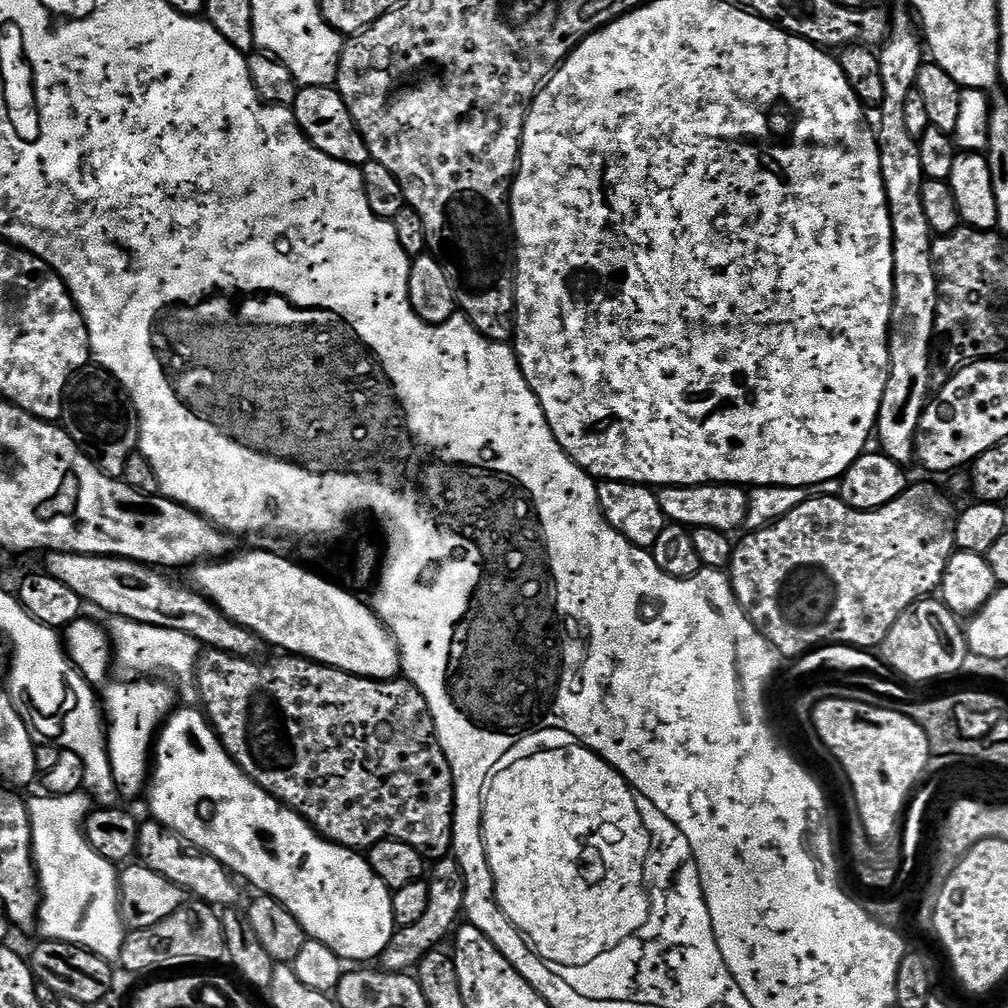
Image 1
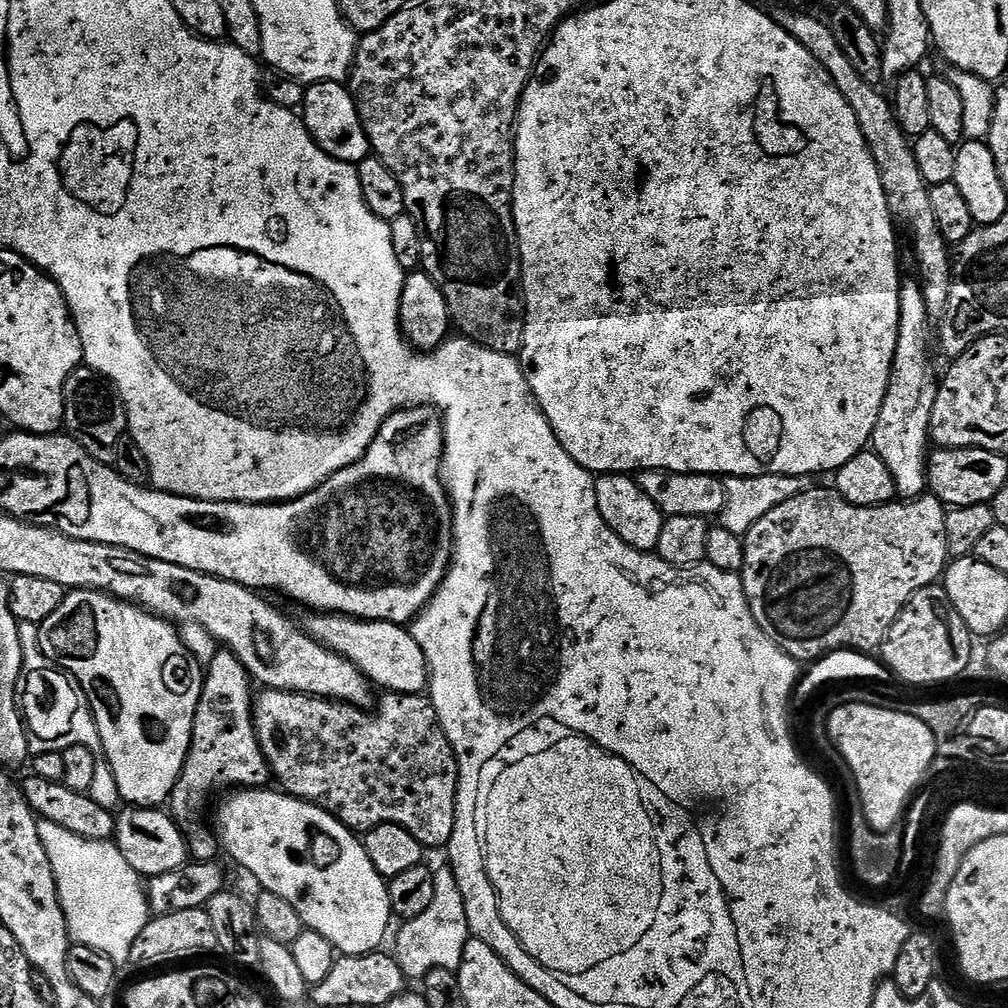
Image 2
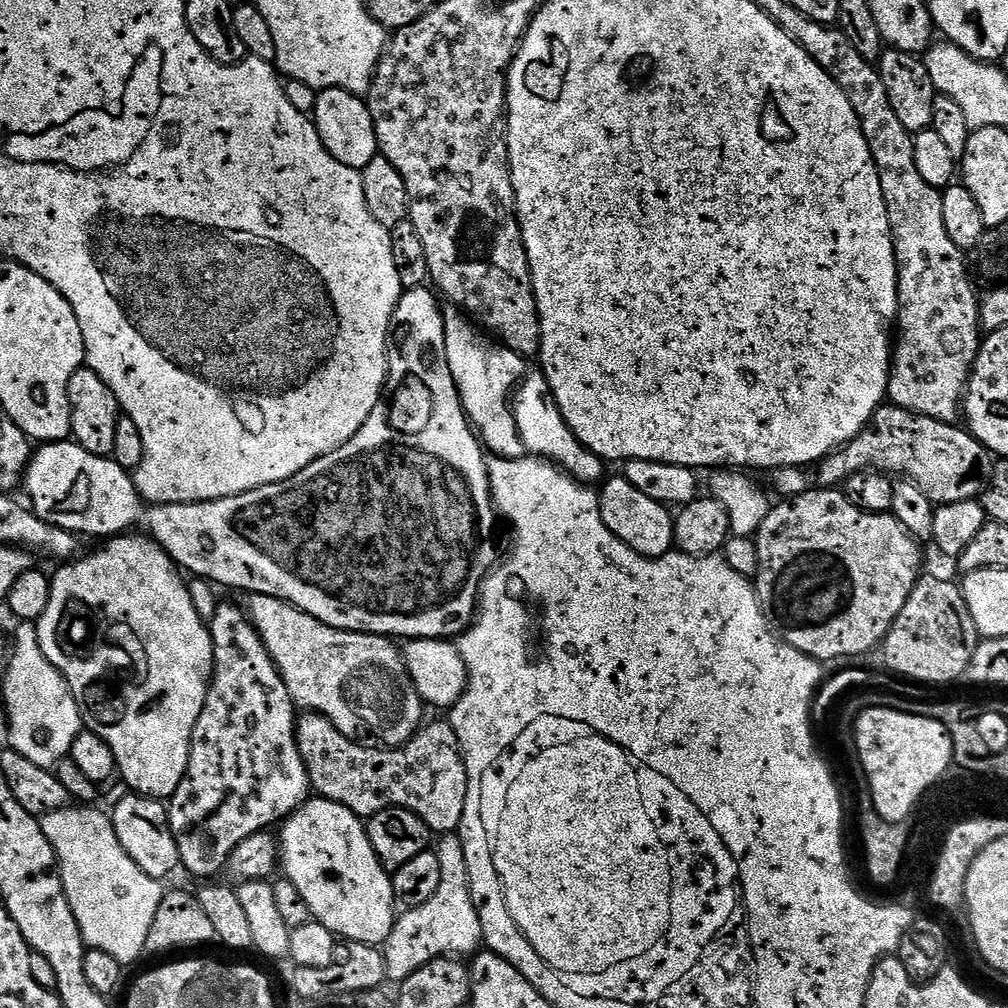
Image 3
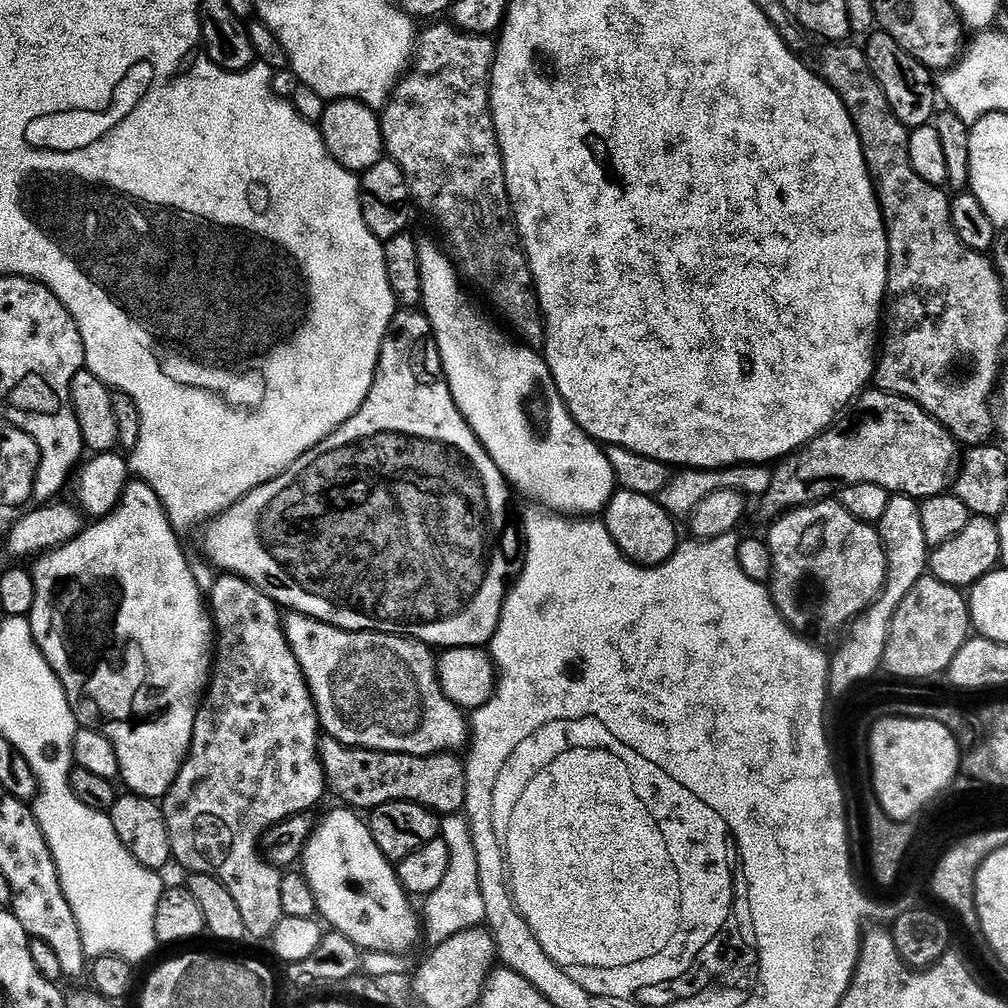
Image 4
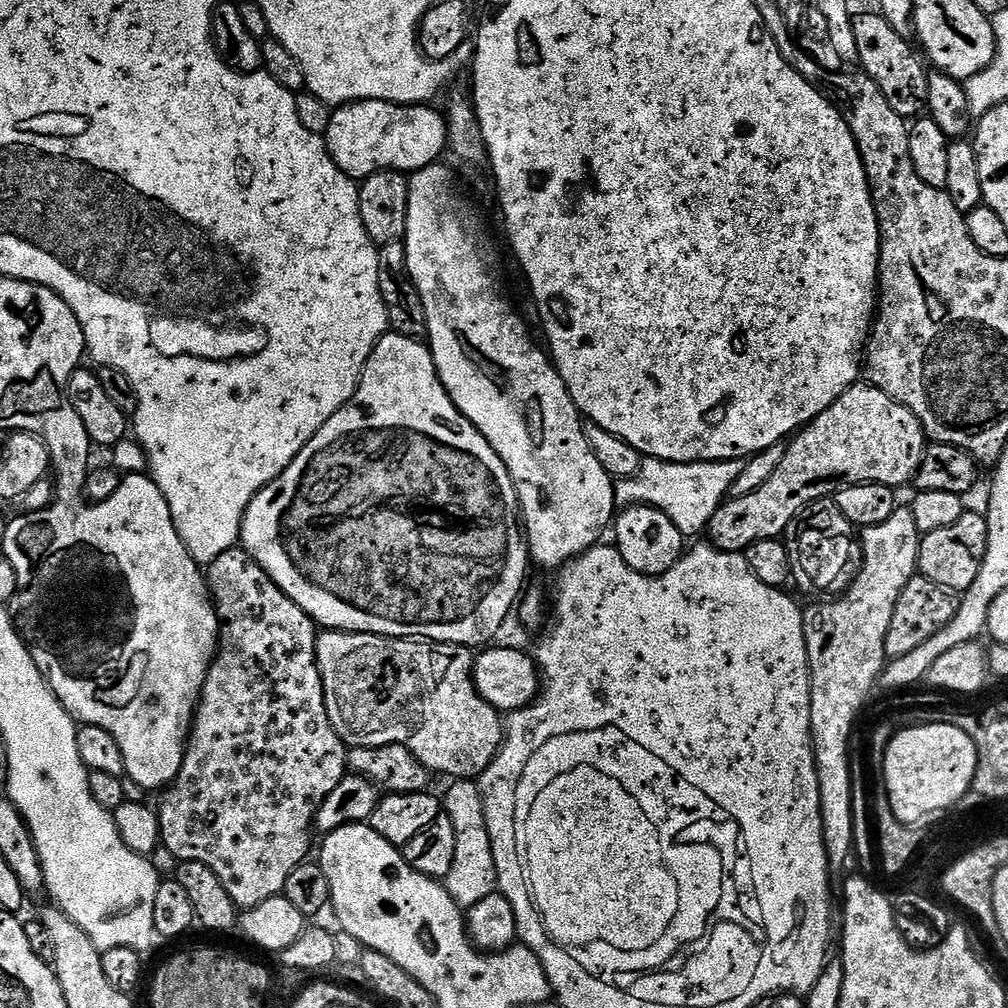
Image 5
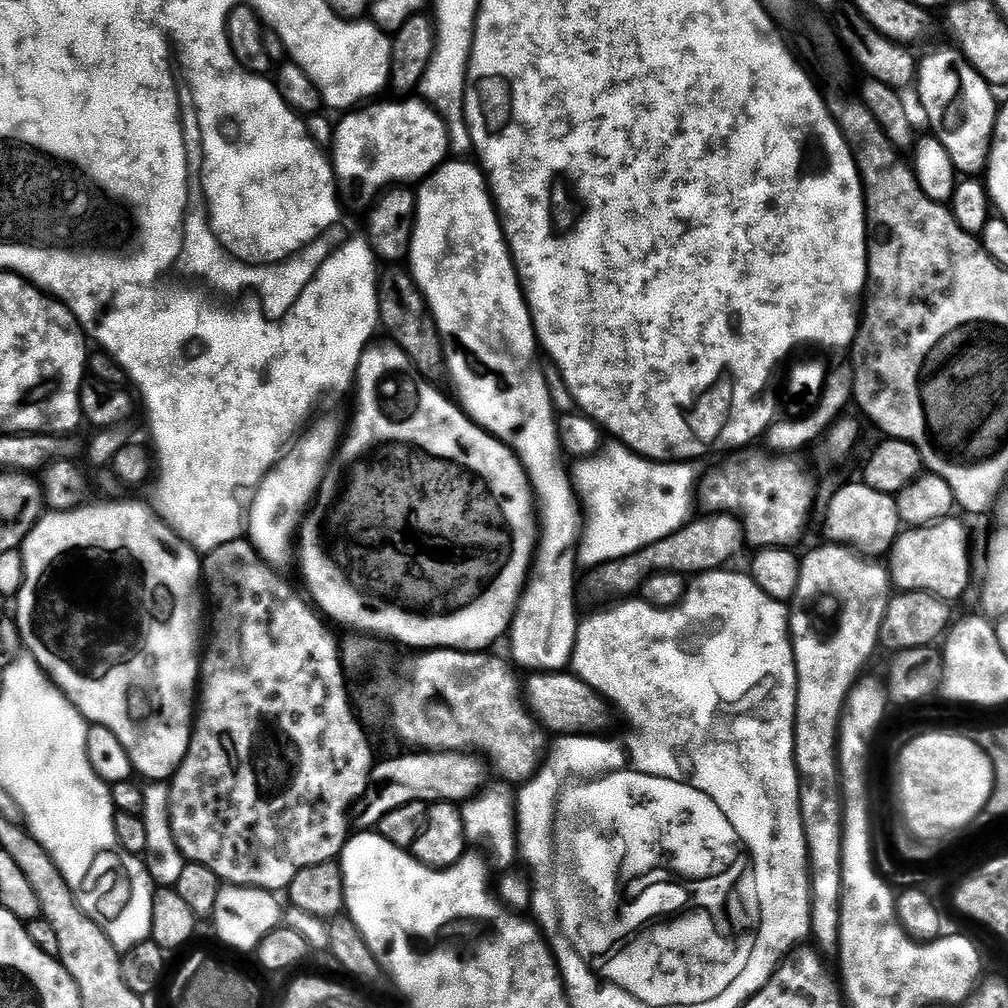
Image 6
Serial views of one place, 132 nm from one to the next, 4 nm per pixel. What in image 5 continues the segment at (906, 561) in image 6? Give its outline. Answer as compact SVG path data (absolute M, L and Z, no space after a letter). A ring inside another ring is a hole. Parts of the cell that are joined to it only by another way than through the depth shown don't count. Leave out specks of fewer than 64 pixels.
M966 510L954 526L946 526L943 530L930 530L920 538L918 562L919 575L930 578L938 586L948 589L953 594L963 594L967 588L974 586L974 578L978 578L978 570L982 570L982 558L986 558L986 542L988 541L988 517L980 516L972 510Z

